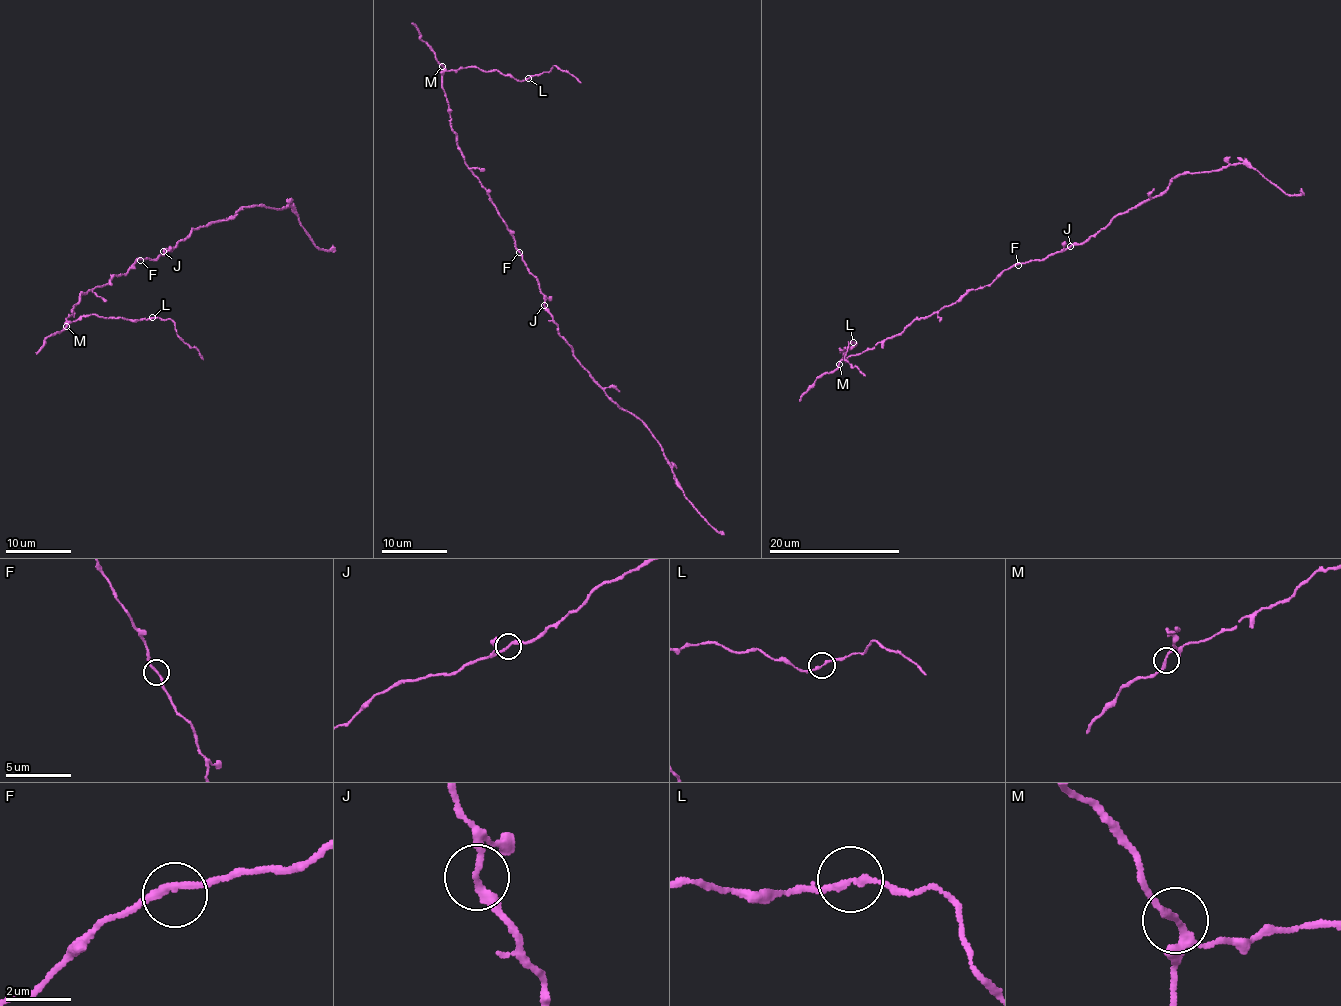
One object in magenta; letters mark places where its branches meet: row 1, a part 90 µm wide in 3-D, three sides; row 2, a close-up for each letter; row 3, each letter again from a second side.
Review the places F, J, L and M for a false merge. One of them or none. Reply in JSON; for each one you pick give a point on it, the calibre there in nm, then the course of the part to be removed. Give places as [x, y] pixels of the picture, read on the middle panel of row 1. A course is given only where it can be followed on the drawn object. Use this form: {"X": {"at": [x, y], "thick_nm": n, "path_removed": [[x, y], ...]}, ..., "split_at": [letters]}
{"split_at": []}

